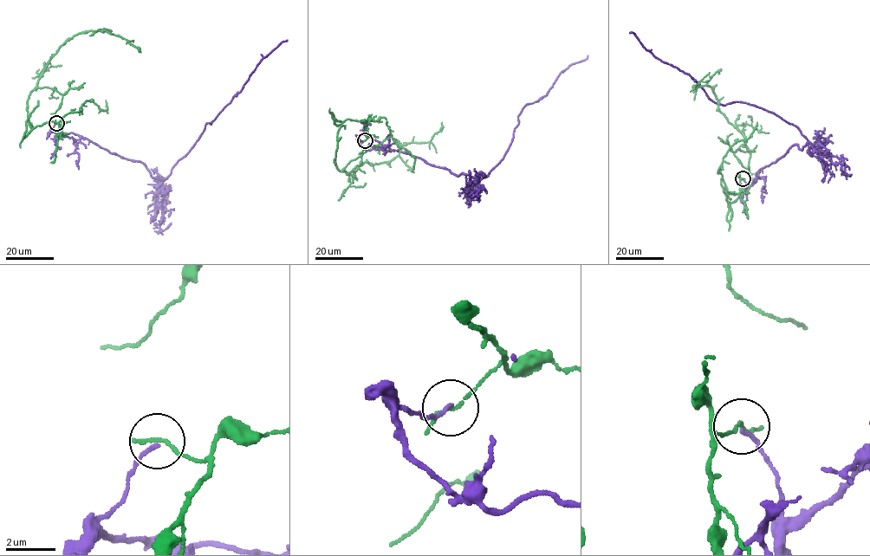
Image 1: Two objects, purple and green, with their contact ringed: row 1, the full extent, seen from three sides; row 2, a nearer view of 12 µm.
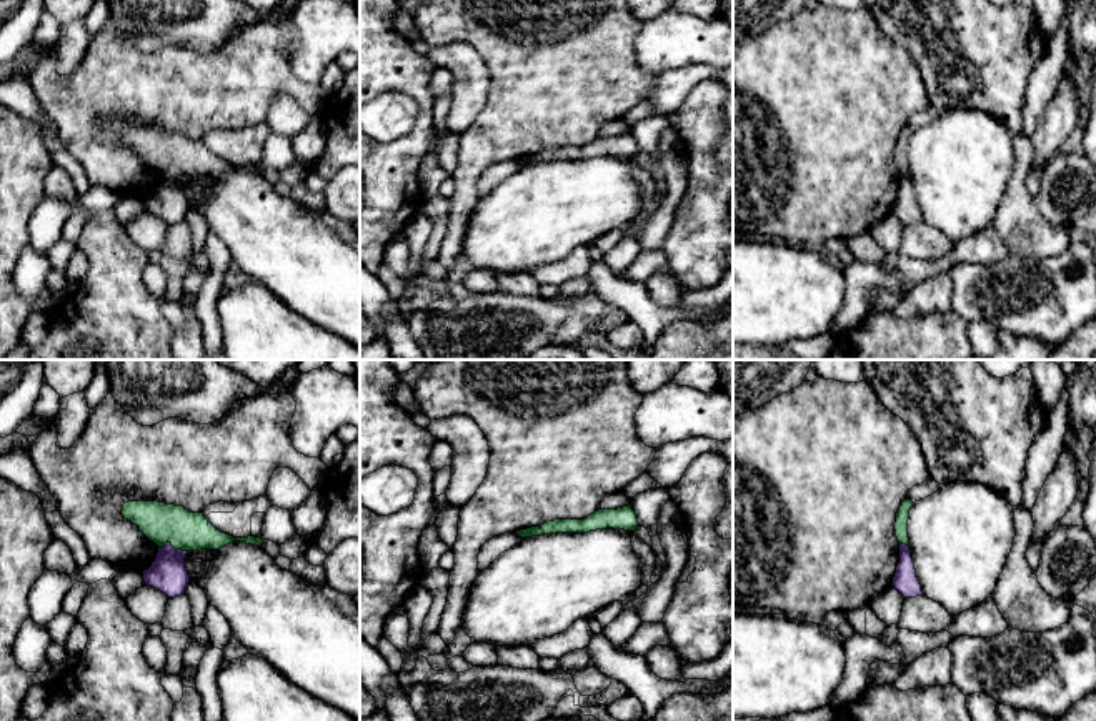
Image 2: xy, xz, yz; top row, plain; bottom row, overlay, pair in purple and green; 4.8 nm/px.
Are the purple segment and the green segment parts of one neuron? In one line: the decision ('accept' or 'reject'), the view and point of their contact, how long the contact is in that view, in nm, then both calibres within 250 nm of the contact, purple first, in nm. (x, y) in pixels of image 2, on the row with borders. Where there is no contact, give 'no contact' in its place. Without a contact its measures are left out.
reject | xy (172, 546) | 150 nm | 180/190 nm

